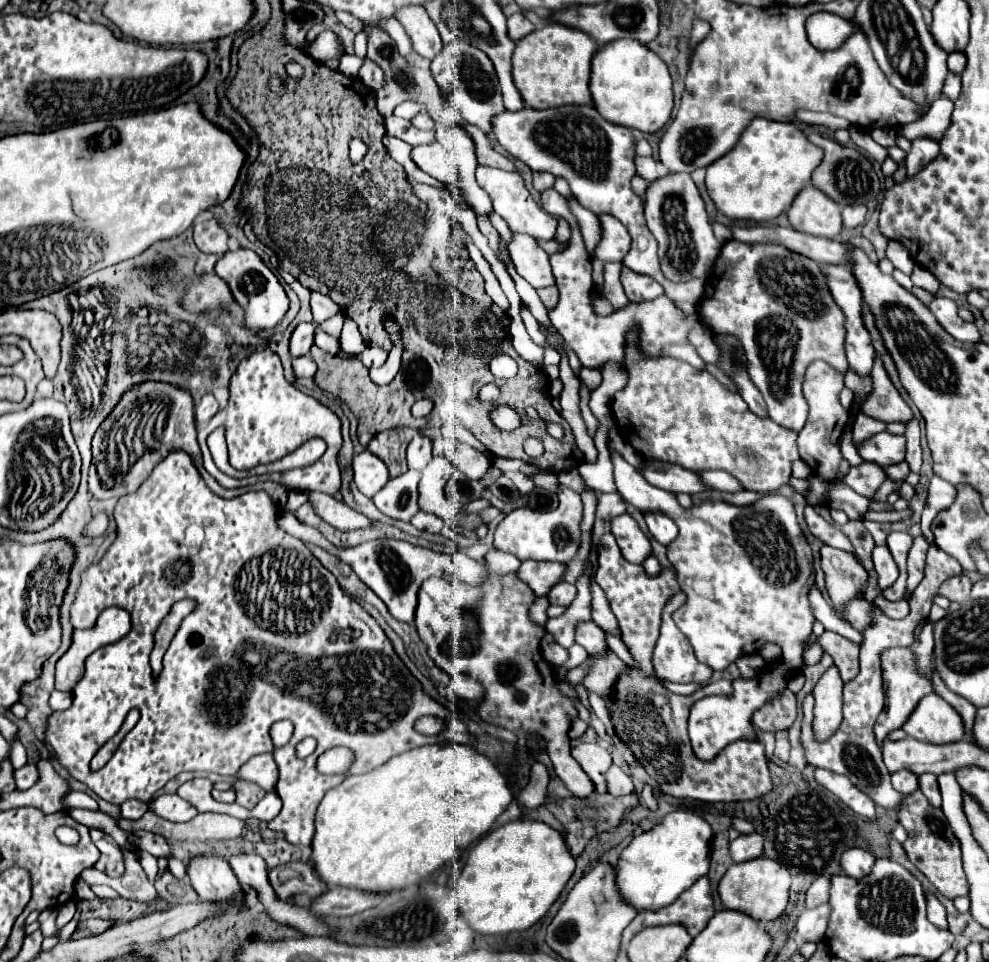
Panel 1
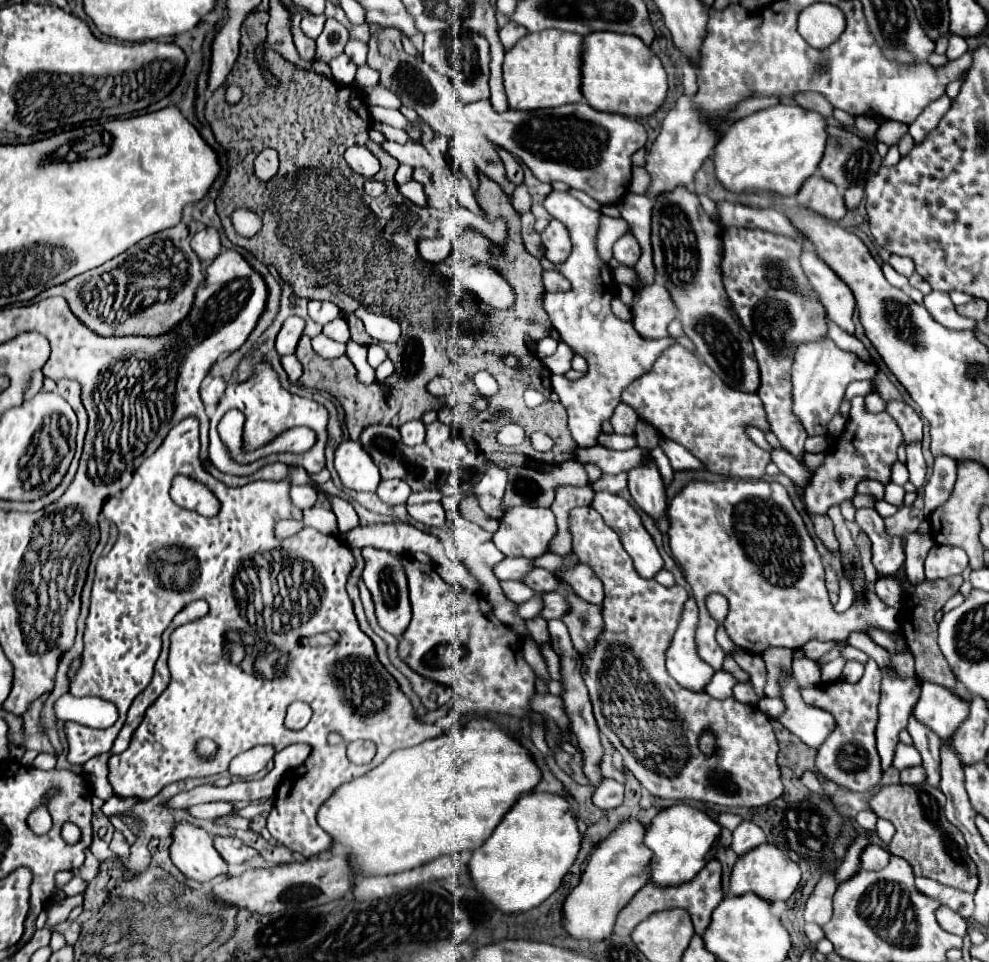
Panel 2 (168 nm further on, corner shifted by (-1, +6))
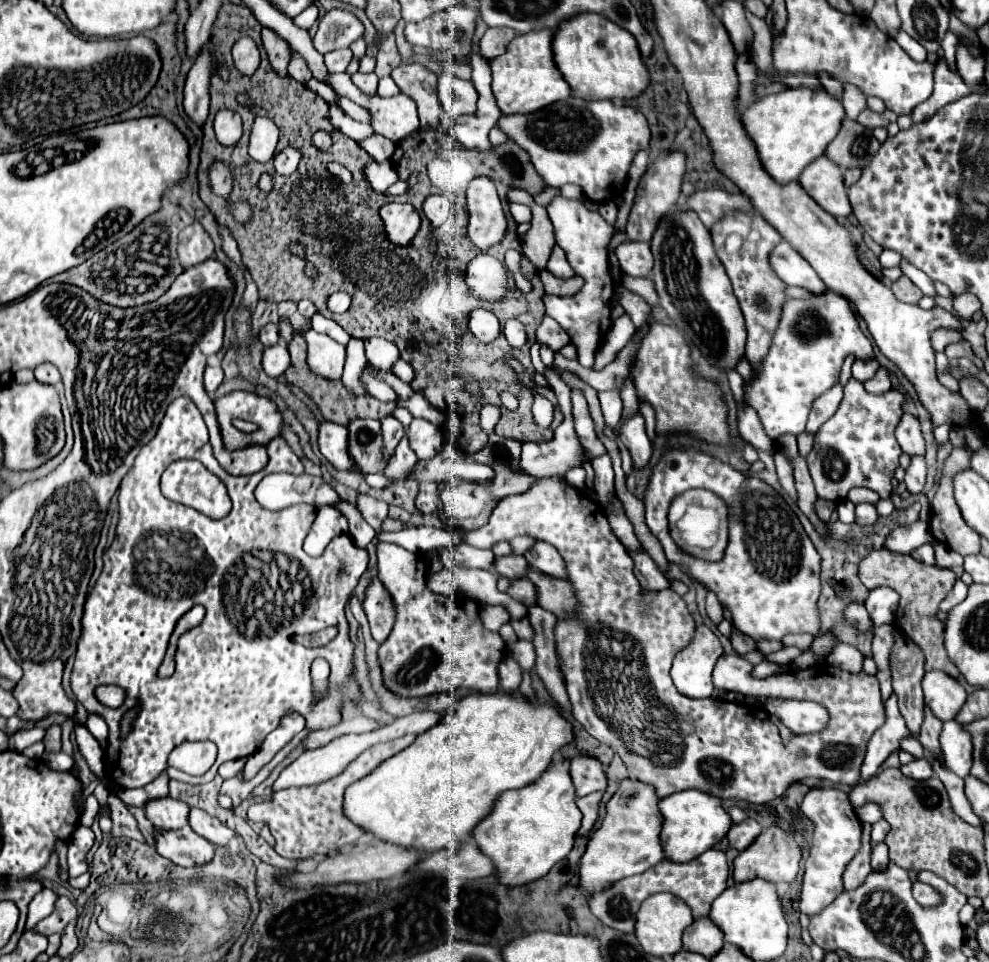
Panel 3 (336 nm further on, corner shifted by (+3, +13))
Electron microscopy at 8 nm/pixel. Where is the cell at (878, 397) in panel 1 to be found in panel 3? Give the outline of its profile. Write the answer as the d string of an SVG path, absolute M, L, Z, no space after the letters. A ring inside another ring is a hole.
M902 414L898 426L896 426L896 440L900 444L900 448L914 456L914 454L924 454L924 438L920 432L920 422L916 416L912 414Z

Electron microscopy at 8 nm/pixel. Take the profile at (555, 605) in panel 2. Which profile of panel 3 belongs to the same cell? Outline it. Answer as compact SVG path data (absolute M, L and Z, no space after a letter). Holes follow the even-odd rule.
M520 578L520 580L512 580L512 586L508 588L508 594L522 602L524 606L538 606L538 592L534 588L534 584L528 578Z

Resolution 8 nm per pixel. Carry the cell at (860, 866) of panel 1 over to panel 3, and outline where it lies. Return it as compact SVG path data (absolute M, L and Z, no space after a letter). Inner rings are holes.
M878 842L872 846L872 870L884 870L888 866L888 846L886 842Z

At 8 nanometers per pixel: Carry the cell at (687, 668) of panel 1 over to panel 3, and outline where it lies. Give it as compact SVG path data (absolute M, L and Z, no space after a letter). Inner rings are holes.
M700 624L696 626L692 640L684 646L672 662L672 680L680 694L688 698L708 698L712 696L712 668L722 656L722 646L716 634Z

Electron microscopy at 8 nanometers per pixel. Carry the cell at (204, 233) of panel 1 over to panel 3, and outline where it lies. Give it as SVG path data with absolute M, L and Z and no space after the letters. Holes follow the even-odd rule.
M194 222L192 226L182 230L178 242L178 256L182 266L186 268L196 266L214 256L214 242L200 222Z

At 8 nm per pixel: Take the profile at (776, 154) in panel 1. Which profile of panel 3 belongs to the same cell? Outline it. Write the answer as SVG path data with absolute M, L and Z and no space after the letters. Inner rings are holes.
M800 86L764 96L754 102L748 110L744 110L742 126L754 142L764 170L778 184L788 184L794 182L810 162L824 154L828 142L834 140L840 130L842 118L842 104L826 90L812 90Z

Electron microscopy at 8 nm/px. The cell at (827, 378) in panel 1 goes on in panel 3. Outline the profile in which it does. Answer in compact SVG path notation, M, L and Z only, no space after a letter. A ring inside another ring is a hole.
M828 290L812 300L786 302L762 374L754 374L750 386L744 386L746 402L754 406L772 440L784 432L796 436L804 432L814 400L838 382L842 362L850 354L854 360L874 360L872 342L858 328L858 320L844 296Z

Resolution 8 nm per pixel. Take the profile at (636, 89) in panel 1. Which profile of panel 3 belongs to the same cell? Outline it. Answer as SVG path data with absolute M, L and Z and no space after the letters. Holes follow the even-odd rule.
M580 14L570 22L562 22L552 46L556 66L578 98L624 102L640 96L650 86L650 72L638 50L636 38L600 14Z

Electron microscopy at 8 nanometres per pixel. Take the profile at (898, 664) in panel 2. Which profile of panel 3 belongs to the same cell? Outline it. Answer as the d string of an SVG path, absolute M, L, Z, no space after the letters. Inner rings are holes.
M884 624L874 628L874 640L872 640L872 658L878 666L876 678L880 680L880 690L884 700L892 694L892 674L890 674L890 652L894 642L894 624Z

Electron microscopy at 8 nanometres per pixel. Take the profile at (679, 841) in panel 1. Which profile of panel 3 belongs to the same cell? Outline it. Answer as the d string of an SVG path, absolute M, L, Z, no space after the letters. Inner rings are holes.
M682 790L670 794L662 798L658 806L664 818L660 830L660 844L664 848L664 858L672 862L690 862L698 858L698 854L704 854L714 844L718 844L732 826L732 820L722 808L722 802L700 790Z

